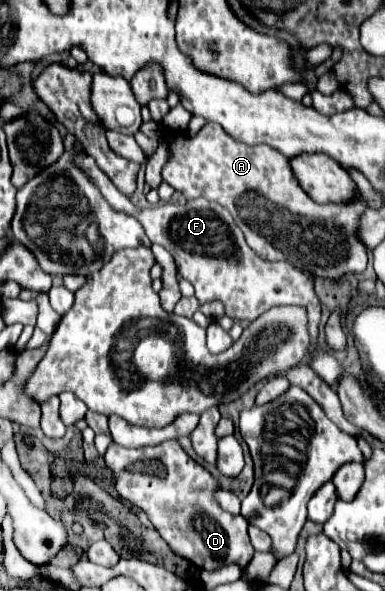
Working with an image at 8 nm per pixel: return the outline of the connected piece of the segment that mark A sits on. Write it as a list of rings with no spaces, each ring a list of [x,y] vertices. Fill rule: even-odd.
[[[205,123],[195,137],[185,137],[185,133],[169,133],[171,159],[163,167],[163,179],[185,199],[205,197],[217,201],[233,215],[235,223],[243,231],[249,247],[267,261],[289,261],[297,269],[303,269],[315,277],[323,279],[341,279],[345,275],[363,273],[367,267],[367,247],[359,239],[359,221],[365,209],[369,209],[367,199],[361,191],[355,193],[355,199],[347,203],[315,203],[295,181],[287,157],[269,145],[243,145],[241,141],[231,141],[219,123]],[[283,209],[295,215],[297,219],[307,221],[283,221]]]

